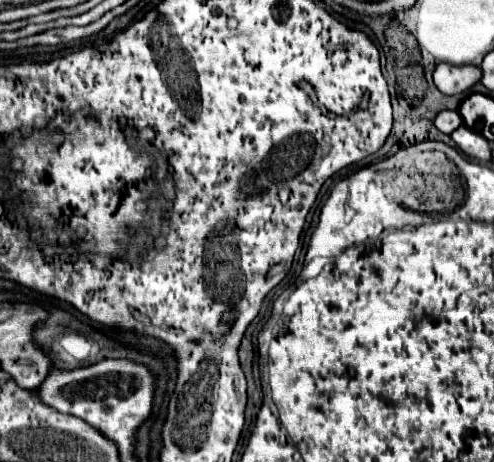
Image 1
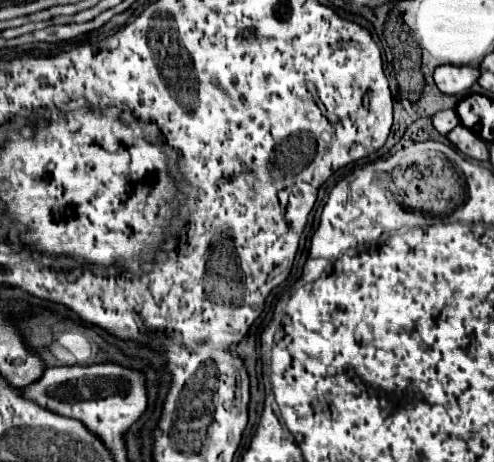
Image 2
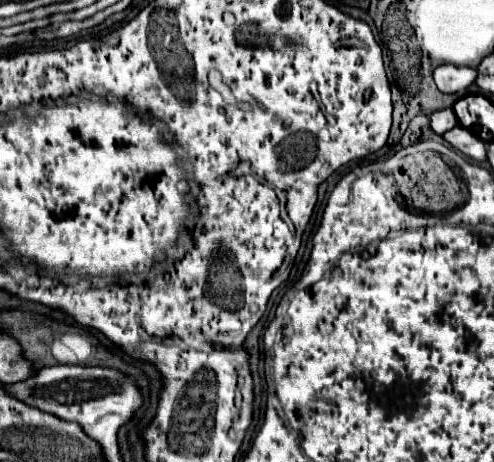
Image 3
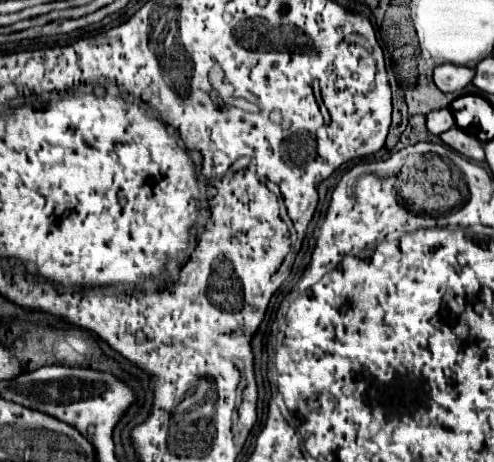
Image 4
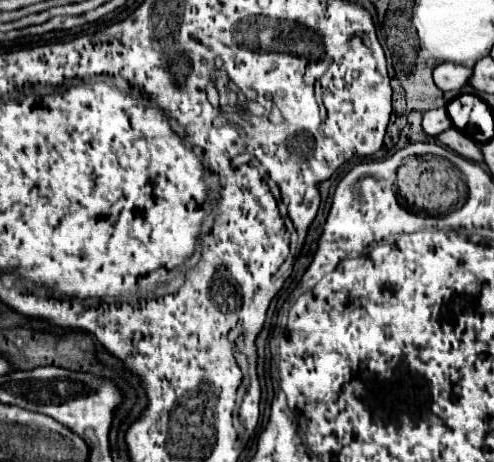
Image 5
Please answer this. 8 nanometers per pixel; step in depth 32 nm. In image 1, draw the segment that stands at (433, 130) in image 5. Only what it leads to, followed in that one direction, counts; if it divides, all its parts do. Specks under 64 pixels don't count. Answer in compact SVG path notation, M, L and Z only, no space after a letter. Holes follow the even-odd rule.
M442 110L436 118L434 118L434 126L444 132L450 134L454 132L458 126L462 126L462 116L456 110Z

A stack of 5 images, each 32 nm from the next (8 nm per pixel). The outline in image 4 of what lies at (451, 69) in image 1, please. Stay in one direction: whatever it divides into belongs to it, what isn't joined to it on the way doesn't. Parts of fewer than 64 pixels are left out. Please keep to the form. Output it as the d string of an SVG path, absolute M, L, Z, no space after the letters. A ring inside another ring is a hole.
M440 64L434 68L434 84L442 92L460 92L472 82L474 70L456 64Z

